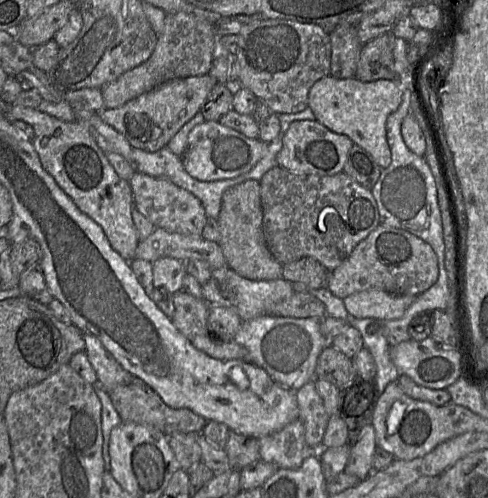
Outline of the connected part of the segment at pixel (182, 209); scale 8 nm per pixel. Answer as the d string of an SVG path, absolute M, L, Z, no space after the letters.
M136 170L130 179L134 207L156 228L189 236L202 236L207 216L200 200L167 178L153 177Z

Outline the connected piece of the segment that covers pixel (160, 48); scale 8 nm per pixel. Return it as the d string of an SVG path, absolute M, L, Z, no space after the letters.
M187 12L167 13L155 49L144 63L105 85L101 94L106 108L118 108L128 101L178 78L209 74L216 47L216 25Z

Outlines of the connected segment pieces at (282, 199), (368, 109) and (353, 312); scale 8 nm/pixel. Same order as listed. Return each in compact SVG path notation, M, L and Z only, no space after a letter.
M278 165L268 170L259 182L265 242L282 265L311 257L332 271L380 225L372 191L344 172L333 176L296 175Z
M328 75L311 87L308 107L316 120L334 133L348 136L354 144L366 150L383 169L392 161L386 138L387 117L396 111L402 101L403 82L379 79L362 82L356 78L338 79Z
M372 289L349 295L343 301L351 317L396 320L404 315L416 297Z

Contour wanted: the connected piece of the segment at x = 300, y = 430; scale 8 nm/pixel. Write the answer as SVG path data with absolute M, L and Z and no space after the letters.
M296 420L281 430L259 439L260 459L275 464L279 469L296 470L309 457L319 457L320 448L309 446L305 440L305 428L301 421Z

